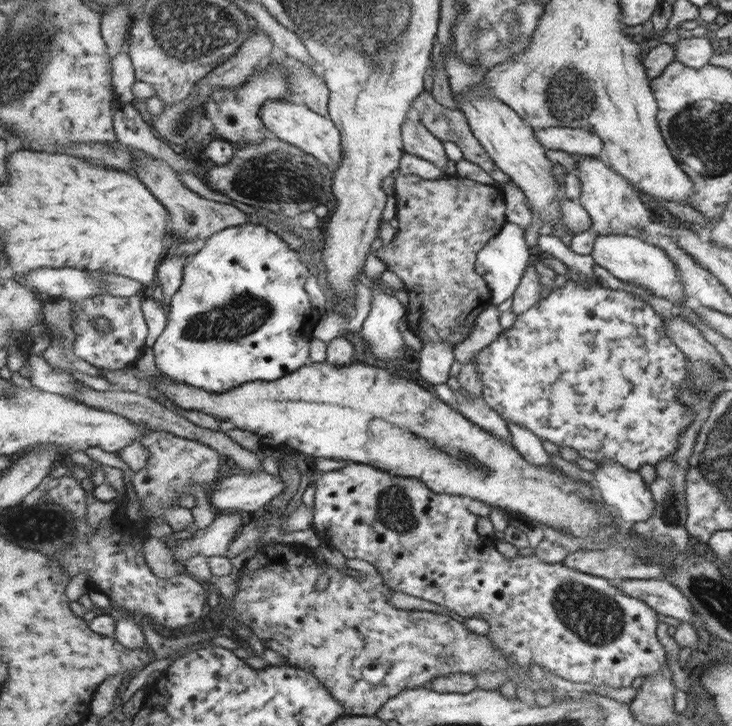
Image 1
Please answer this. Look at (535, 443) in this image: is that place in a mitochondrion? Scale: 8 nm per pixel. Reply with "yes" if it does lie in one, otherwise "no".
no

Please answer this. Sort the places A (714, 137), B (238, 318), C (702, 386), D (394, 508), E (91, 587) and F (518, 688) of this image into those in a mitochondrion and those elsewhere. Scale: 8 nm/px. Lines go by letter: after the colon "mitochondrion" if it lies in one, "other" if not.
A: mitochondrion
B: mitochondrion
C: mitochondrion
D: mitochondrion
E: other
F: other

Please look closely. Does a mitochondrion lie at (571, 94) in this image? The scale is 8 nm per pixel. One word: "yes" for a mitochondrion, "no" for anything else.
yes

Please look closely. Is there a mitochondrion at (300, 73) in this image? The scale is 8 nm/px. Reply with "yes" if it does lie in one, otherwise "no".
yes

